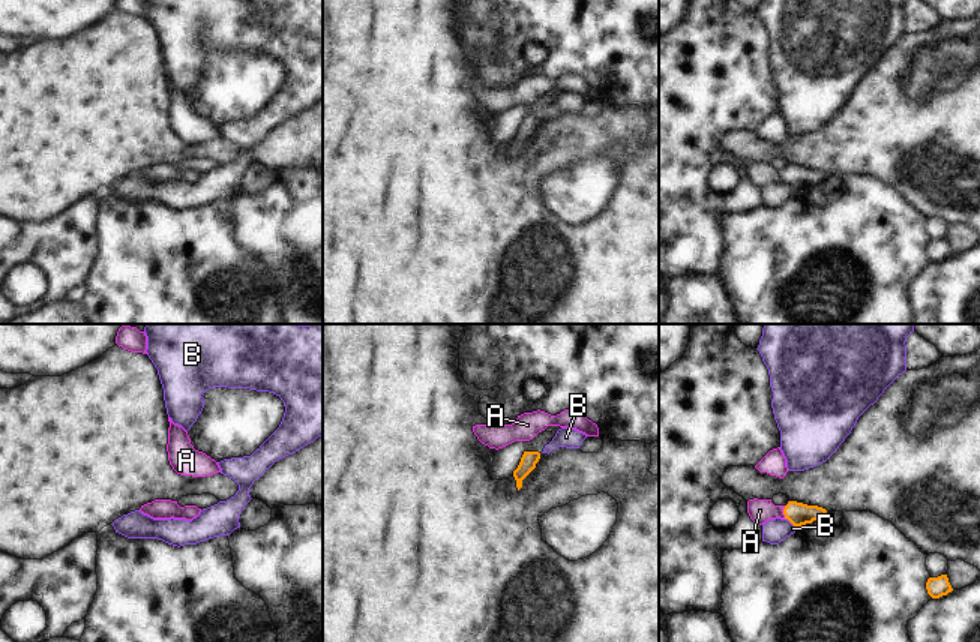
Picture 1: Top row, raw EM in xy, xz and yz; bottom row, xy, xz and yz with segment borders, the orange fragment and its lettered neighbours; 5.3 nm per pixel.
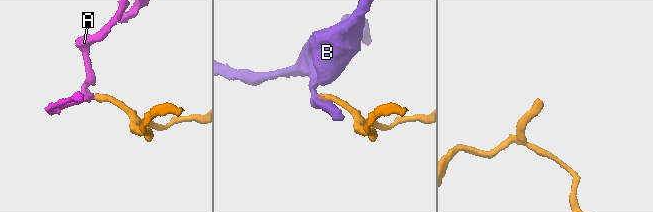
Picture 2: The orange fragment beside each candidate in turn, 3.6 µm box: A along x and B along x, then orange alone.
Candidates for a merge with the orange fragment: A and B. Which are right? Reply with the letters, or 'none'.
A

